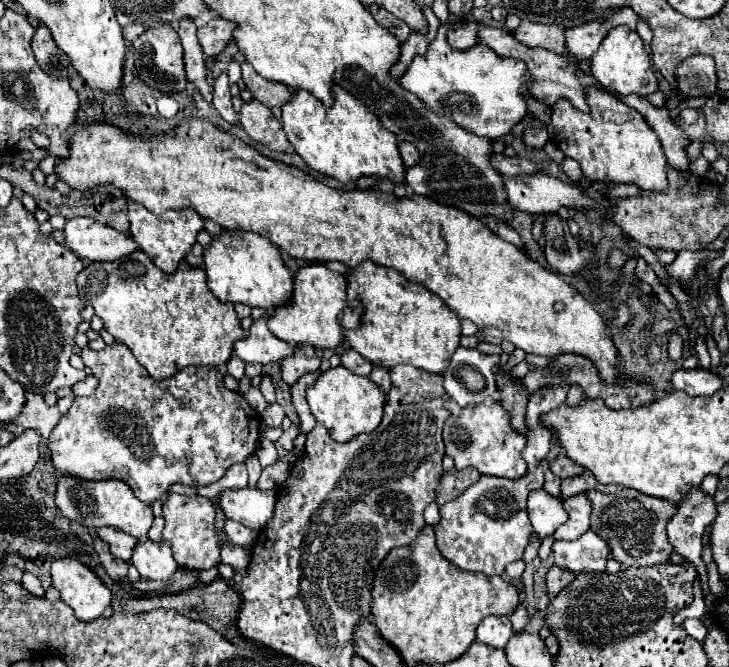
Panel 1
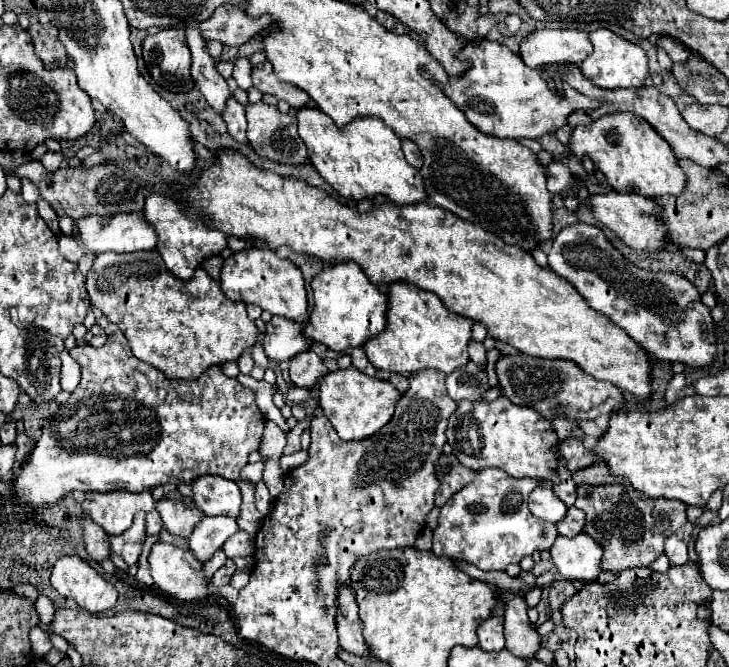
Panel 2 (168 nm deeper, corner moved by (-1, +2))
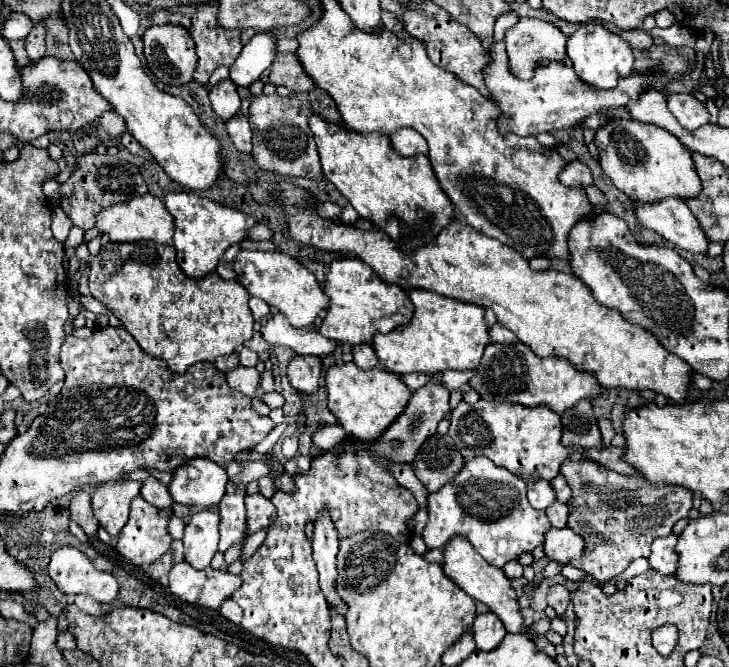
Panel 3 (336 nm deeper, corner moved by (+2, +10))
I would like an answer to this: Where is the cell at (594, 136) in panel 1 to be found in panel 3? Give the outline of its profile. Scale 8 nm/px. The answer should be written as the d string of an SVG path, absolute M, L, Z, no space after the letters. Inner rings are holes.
M614 120L596 132L600 164L606 176L634 202L660 202L664 198L692 198L702 190L692 152L664 128L638 120Z

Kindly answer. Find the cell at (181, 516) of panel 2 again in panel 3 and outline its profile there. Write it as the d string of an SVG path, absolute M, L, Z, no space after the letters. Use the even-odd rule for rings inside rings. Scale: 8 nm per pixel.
M146 478L144 482L142 482L142 490L140 490L140 496L146 500L146 502L150 502L152 506L156 506L156 508L170 508L172 506L172 498L170 498L170 494L168 494L168 488L164 486L164 484L160 484L158 480L154 480L154 478Z

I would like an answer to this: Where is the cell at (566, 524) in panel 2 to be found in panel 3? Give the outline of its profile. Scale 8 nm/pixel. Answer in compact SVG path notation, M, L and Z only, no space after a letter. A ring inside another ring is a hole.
M554 502L552 506L546 508L546 516L548 516L548 520L550 520L550 524L554 528L564 528L566 526L566 518L568 518L568 504Z

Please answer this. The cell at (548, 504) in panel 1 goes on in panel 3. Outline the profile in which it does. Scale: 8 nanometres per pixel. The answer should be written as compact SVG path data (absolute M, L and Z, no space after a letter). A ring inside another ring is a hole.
M546 480L528 482L528 502L534 508L546 510L554 500L556 500L556 496L554 496L554 490L552 490L550 482L546 482Z

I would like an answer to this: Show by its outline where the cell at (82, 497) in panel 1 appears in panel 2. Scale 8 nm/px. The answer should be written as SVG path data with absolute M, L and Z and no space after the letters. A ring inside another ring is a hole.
M115 490L115 492L85 492L81 502L83 512L97 522L107 534L123 534L133 516L139 510L155 510L155 500L149 492L133 494L129 490Z

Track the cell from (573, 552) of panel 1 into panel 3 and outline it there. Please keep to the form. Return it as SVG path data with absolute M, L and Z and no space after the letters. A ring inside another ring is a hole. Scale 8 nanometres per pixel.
M550 528L544 540L544 554L556 562L570 562L584 554L584 540L570 528Z

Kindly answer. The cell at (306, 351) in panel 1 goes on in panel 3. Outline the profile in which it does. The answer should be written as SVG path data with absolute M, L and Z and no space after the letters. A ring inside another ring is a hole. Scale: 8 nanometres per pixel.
M294 356L288 364L288 380L300 394L314 394L320 388L322 362L316 356Z

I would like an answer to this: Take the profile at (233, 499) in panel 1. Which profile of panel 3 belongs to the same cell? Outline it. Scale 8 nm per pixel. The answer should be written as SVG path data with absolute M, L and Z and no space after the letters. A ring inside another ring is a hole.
M194 458L192 462L184 462L180 470L172 472L168 490L174 502L210 508L218 506L226 492L226 482L228 476L224 468L208 462L208 458Z

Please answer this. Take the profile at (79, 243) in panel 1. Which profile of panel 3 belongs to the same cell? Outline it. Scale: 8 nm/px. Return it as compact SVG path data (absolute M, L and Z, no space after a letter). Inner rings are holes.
M146 194L146 196L134 198L132 202L122 202L122 204L110 206L108 210L102 210L98 214L96 226L102 234L108 234L112 242L152 240L152 242L160 242L160 244L172 244L172 234L174 234L172 214L166 210L164 202L152 194Z

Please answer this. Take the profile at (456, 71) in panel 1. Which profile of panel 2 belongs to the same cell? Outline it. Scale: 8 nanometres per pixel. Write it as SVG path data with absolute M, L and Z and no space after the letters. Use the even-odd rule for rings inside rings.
M487 38L467 42L457 58L469 62L469 70L459 76L449 76L449 82L439 84L439 88L483 134L497 138L539 138L561 128L571 112L595 108L591 98L569 86L565 86L565 98L551 92L547 82L541 78L541 72L525 66L519 54L513 54L505 44Z

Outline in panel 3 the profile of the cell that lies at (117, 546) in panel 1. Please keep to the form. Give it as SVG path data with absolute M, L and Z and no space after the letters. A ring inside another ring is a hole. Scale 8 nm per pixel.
M136 496L132 500L130 518L118 536L116 550L134 566L154 564L156 560L160 560L162 554L166 554L170 550L170 544L172 544L172 536L168 532L170 518L172 518L172 510L158 510L158 508L150 506L148 502L144 502L142 496Z

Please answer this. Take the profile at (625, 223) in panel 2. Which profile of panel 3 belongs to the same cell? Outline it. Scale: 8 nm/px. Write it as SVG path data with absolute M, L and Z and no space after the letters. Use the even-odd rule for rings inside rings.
M666 198L658 204L636 204L636 218L644 228L658 232L664 240L696 254L708 252L708 238L686 202Z

